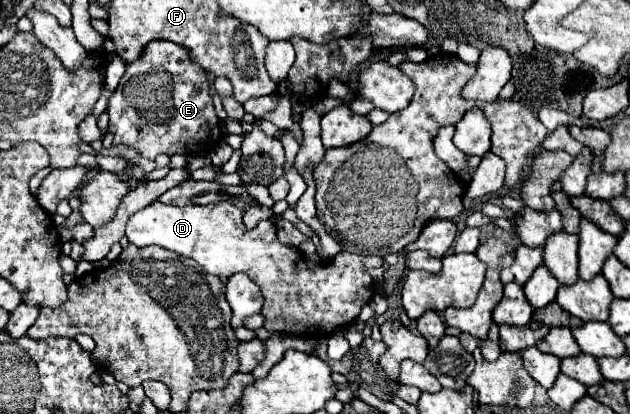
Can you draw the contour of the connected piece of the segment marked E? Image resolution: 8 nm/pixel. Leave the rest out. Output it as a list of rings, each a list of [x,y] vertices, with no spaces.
[[[154,41],[146,47],[142,57],[134,63],[128,63],[126,75],[120,79],[114,95],[108,103],[110,115],[110,129],[114,131],[114,145],[124,143],[138,149],[144,157],[156,159],[160,153],[194,153],[198,149],[210,149],[222,139],[220,119],[216,117],[212,97],[210,97],[210,83],[208,73],[192,61],[190,51],[186,47],[178,47],[176,43]]]

